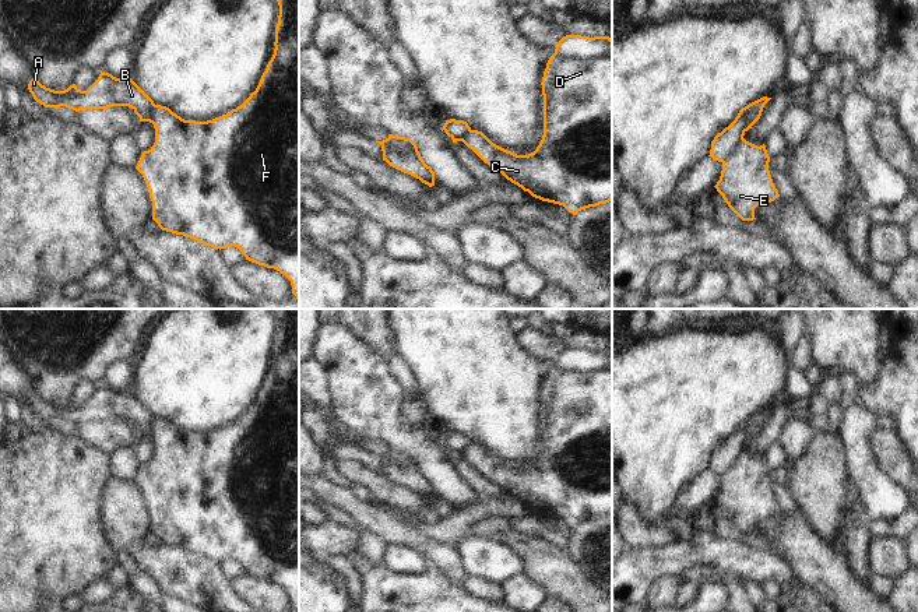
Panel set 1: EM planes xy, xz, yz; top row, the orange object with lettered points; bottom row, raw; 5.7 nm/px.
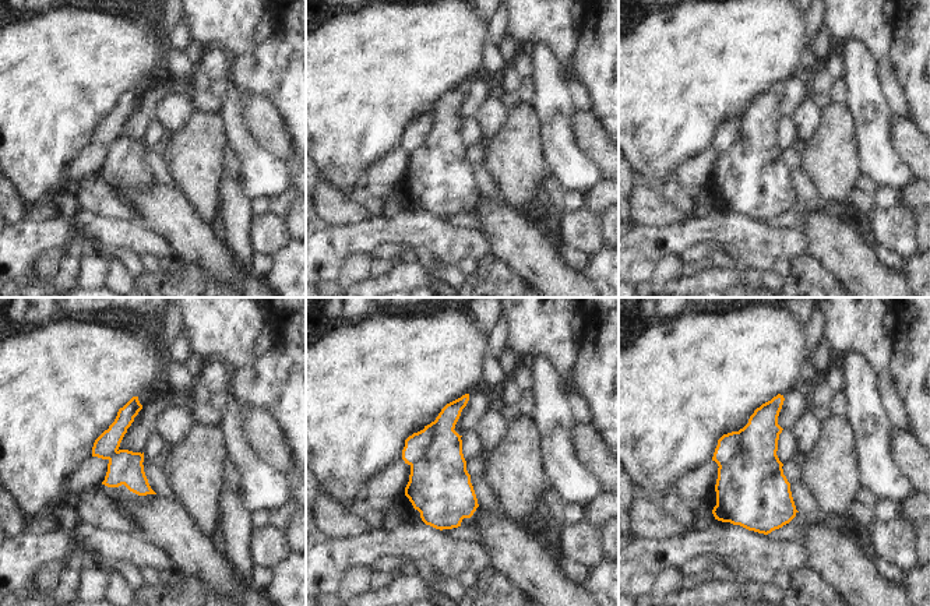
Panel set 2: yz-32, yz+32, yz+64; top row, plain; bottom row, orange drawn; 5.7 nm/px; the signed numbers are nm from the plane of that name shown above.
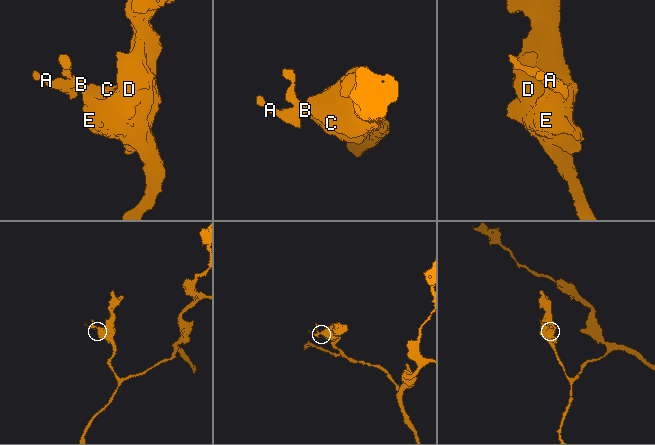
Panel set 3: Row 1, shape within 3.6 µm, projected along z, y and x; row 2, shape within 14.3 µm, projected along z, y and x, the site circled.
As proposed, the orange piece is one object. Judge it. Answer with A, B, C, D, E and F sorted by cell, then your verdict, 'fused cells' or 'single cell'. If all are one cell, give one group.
groups A B / C D E F; fused cells

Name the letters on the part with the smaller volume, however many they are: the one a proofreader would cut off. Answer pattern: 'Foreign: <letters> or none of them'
Foreign: A, B

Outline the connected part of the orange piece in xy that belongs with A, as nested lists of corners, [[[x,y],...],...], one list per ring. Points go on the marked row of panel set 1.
[[[101,73],[98,80],[81,91],[75,84],[64,91],[54,91],[42,85],[36,78],[28,84],[34,99],[45,108],[66,106],[75,112],[87,109],[108,109],[110,106],[129,106],[140,122],[152,123],[154,101],[131,80],[120,80],[109,73]]]

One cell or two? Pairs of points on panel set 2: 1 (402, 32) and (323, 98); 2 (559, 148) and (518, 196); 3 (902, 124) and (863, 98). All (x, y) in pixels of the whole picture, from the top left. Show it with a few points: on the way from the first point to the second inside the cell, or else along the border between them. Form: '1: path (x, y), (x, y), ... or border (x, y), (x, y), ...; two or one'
1: path (383, 52), (342, 92); one
2: border (539, 130), (543, 159), (548, 168); two
3: border (892, 113), (890, 134), (895, 150); two

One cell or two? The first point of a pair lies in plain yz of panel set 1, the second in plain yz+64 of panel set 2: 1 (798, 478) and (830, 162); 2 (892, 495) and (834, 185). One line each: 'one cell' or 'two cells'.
1: one cell
2: two cells

